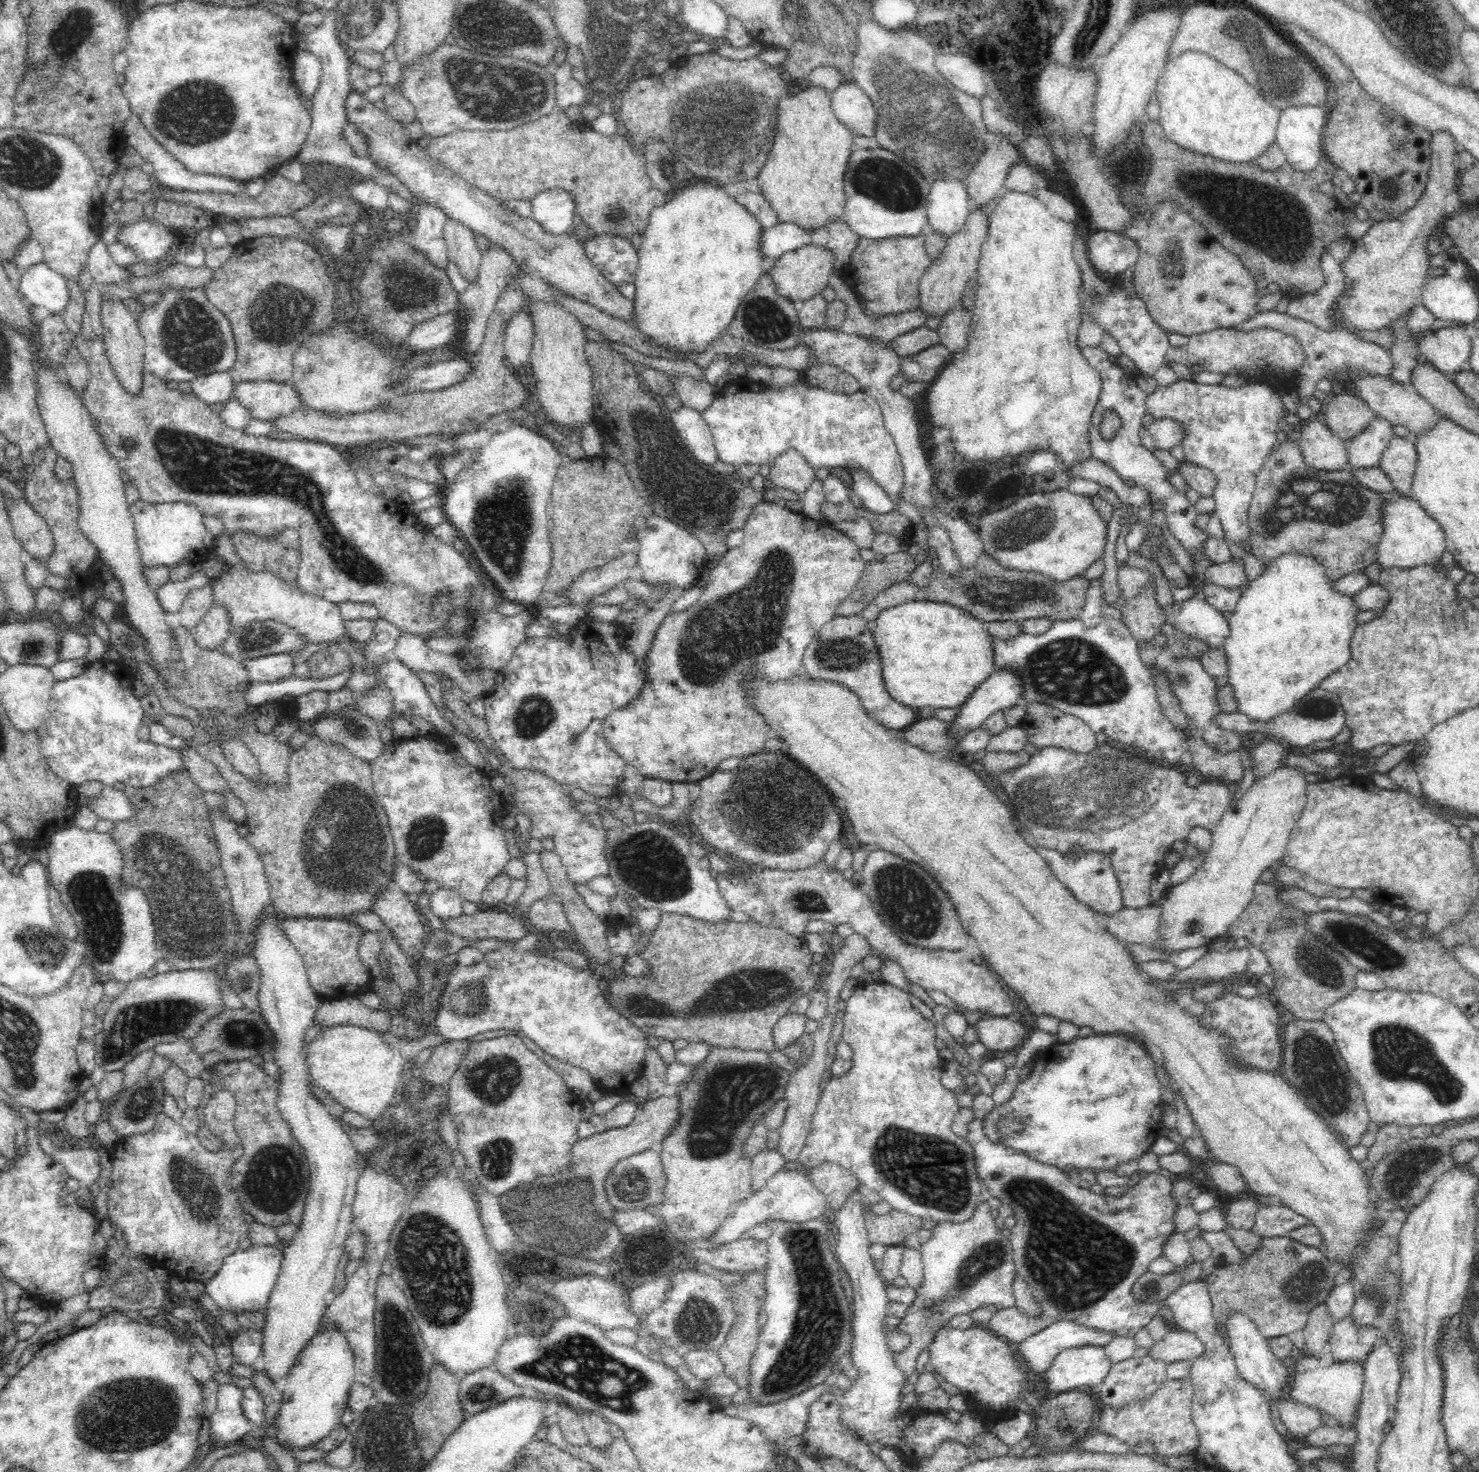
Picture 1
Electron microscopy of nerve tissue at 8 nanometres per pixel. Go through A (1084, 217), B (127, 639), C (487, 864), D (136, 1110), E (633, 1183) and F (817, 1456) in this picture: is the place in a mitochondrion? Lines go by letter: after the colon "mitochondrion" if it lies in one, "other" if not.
A: other
B: mitochondrion
C: other
D: mitochondrion
E: mitochondrion
F: other

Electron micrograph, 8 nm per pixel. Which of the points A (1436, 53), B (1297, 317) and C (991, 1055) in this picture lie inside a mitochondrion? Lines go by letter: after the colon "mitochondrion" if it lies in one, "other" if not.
A: mitochondrion
B: other
C: other

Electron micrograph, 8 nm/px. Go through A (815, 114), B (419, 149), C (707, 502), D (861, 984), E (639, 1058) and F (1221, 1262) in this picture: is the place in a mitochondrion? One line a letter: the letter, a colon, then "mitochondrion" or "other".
A: other
B: other
C: mitochondrion
D: other
E: other
F: other

